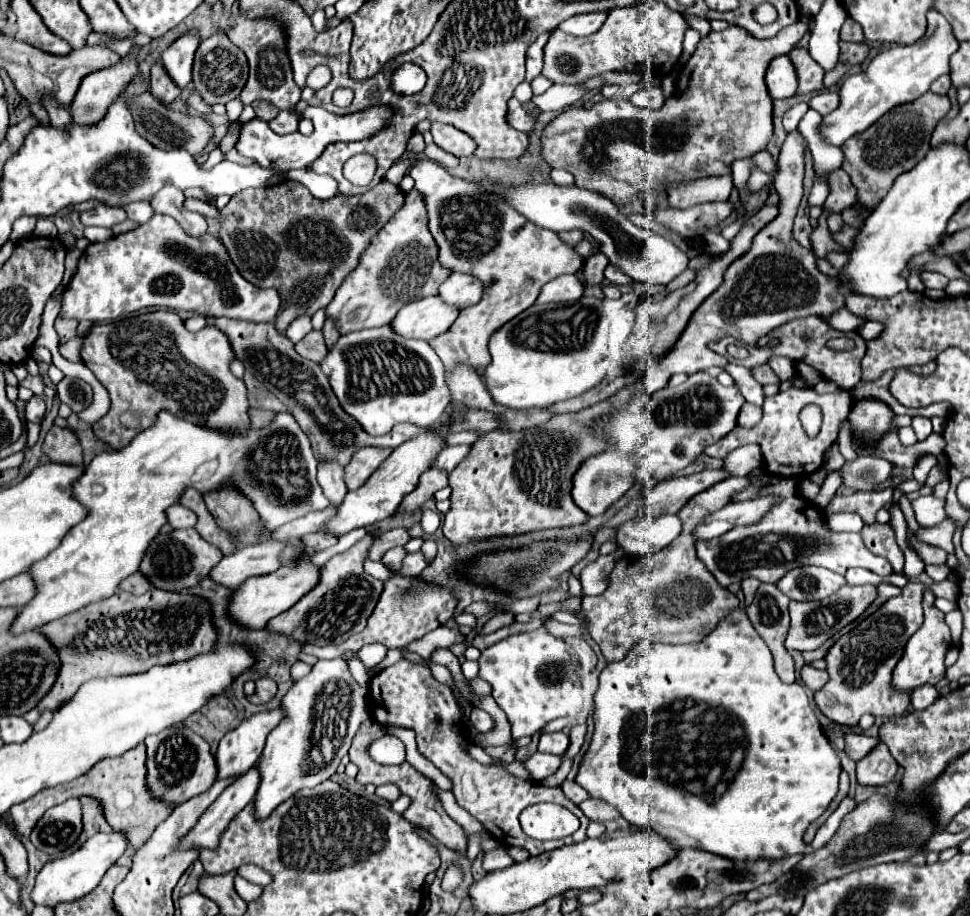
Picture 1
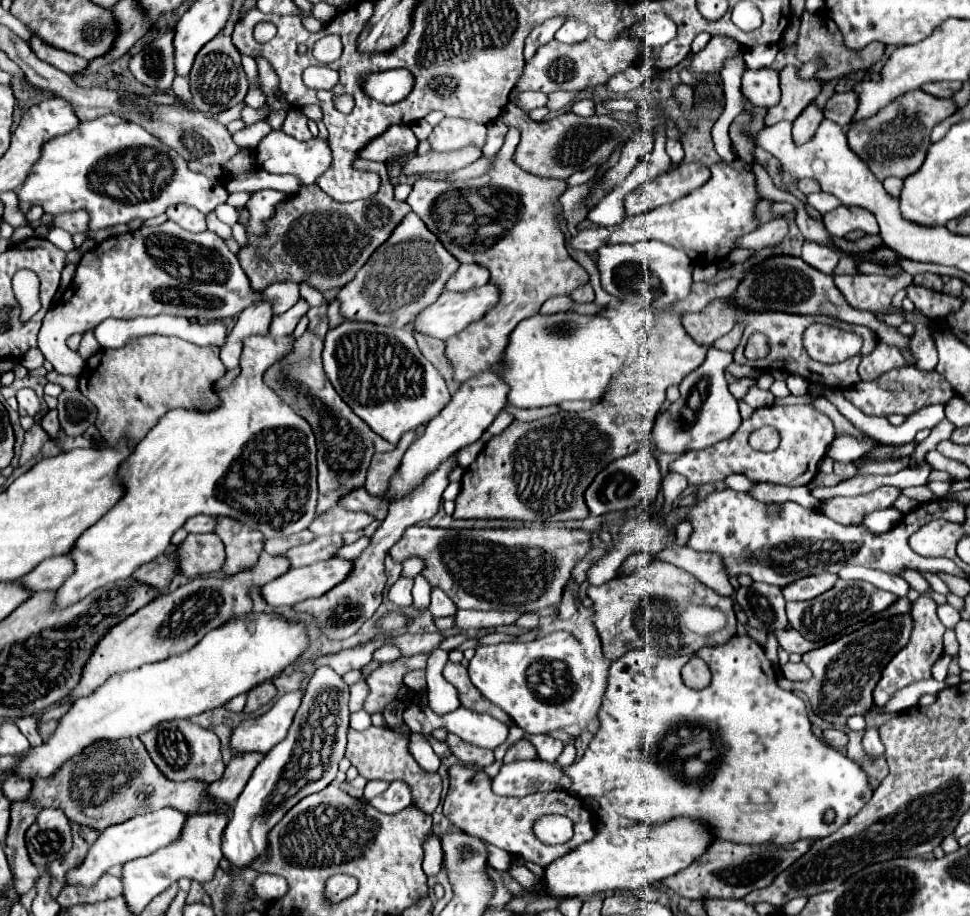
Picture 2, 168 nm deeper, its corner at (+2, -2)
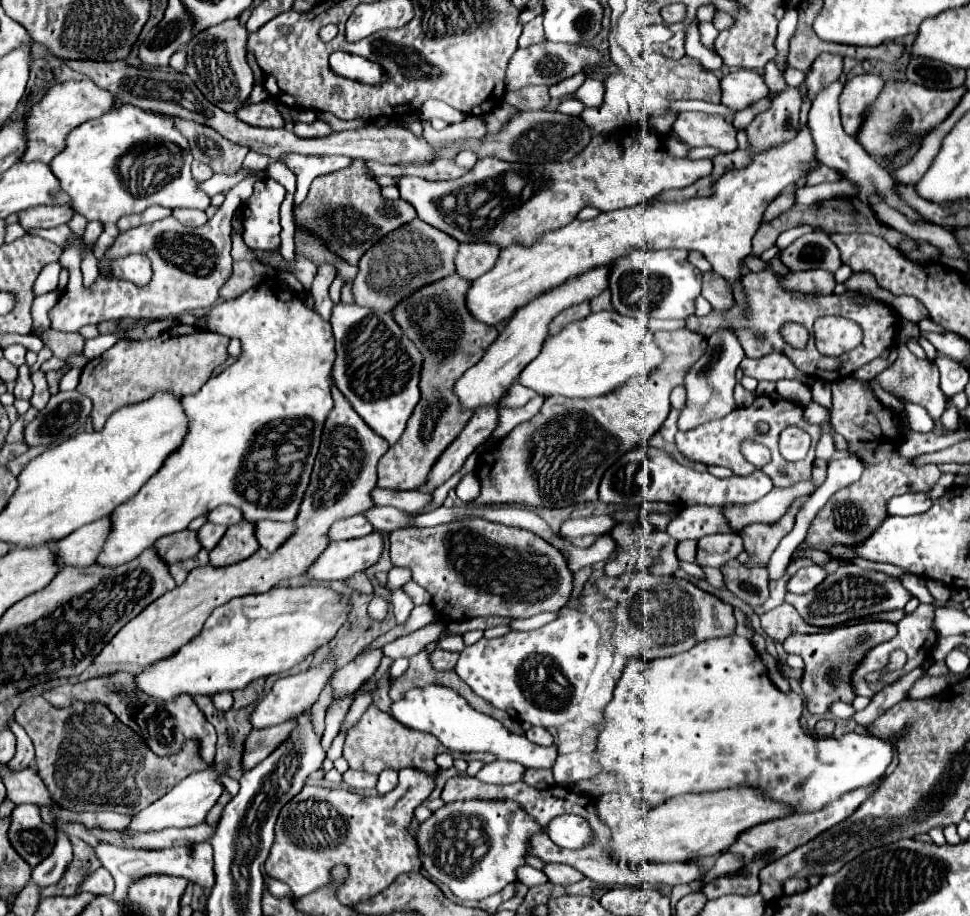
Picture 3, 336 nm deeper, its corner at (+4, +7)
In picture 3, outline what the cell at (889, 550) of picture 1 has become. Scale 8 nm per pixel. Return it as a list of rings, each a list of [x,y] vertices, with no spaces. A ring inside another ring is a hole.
[[[925,582],[925,584],[927,584],[927,590],[931,592],[931,596],[935,600],[941,600],[941,602],[949,600],[949,596],[951,596],[949,586],[943,586],[943,582]]]

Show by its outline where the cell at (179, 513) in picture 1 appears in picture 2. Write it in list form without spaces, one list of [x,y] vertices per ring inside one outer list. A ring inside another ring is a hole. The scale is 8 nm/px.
[[[197,515],[185,523],[187,533],[213,533],[217,527],[217,519],[209,515]]]

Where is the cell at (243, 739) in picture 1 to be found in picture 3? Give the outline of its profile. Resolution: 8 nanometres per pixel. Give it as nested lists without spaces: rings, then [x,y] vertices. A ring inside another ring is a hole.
[[[325,662],[325,664],[317,666],[317,668],[309,668],[309,670],[305,670],[305,672],[279,678],[279,680],[275,682],[273,690],[255,706],[255,710],[253,710],[251,718],[249,718],[251,726],[253,726],[253,728],[269,728],[269,726],[283,724],[283,722],[287,722],[287,720],[299,716],[303,710],[309,710],[309,708],[317,702],[317,698],[319,698],[323,686],[325,686],[325,682],[329,680],[331,674],[333,674],[333,662]]]

